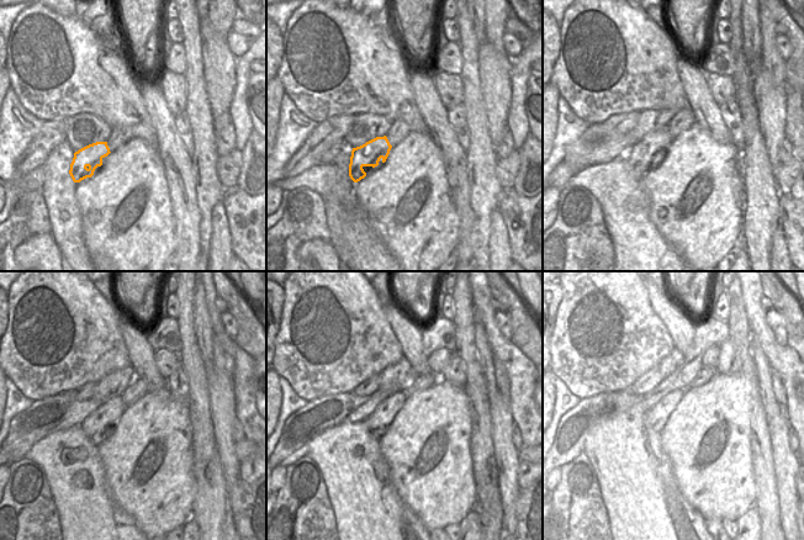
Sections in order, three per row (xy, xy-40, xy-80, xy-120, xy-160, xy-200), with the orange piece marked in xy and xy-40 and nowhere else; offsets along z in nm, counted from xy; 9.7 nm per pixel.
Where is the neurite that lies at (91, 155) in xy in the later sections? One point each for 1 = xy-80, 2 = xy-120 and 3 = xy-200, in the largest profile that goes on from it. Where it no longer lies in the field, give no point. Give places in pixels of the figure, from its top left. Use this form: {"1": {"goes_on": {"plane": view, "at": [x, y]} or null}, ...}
{"1": {"goes_on": {"plane": "xy-80", "at": [641, 154]}}, "2": {"goes_on": {"plane": "xy-120", "at": [105, 417]}}, "3": {"goes_on": {"plane": "xy-200", "at": [659, 414]}}}

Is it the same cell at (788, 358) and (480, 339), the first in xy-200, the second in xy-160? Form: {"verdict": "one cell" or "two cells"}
{"verdict": "two cells"}

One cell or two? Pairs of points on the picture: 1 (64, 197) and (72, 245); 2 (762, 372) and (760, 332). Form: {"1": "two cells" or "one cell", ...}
{"1": "one cell", "2": "two cells"}

